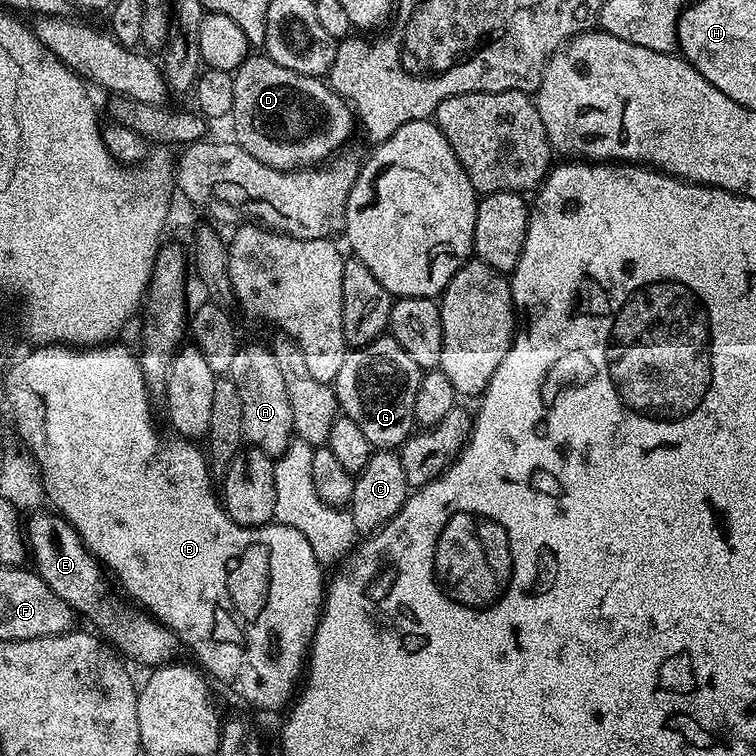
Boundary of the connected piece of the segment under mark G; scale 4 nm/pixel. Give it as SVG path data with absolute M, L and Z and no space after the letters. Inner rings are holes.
M391 334L379 336L377 340L371 340L366 346L354 348L349 351L342 362L342 370L338 370L334 381L336 390L336 403L343 415L349 416L366 434L366 442L372 444L376 450L396 450L412 435L416 424L414 414L414 398L418 398L418 386L422 370L402 346L398 346L396 339Z

